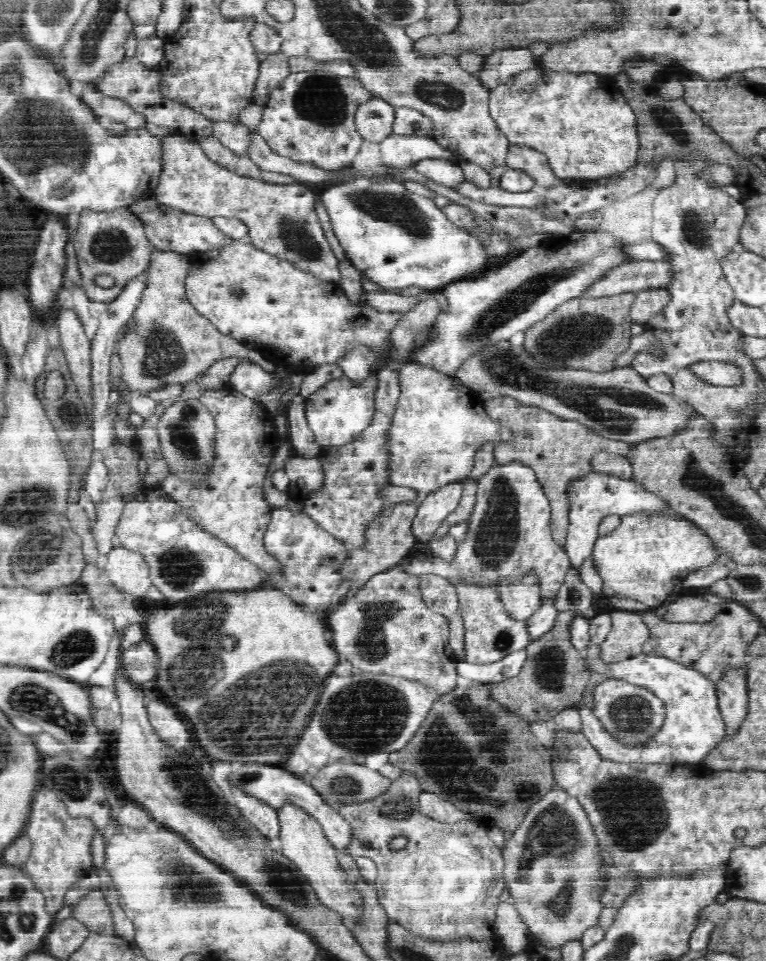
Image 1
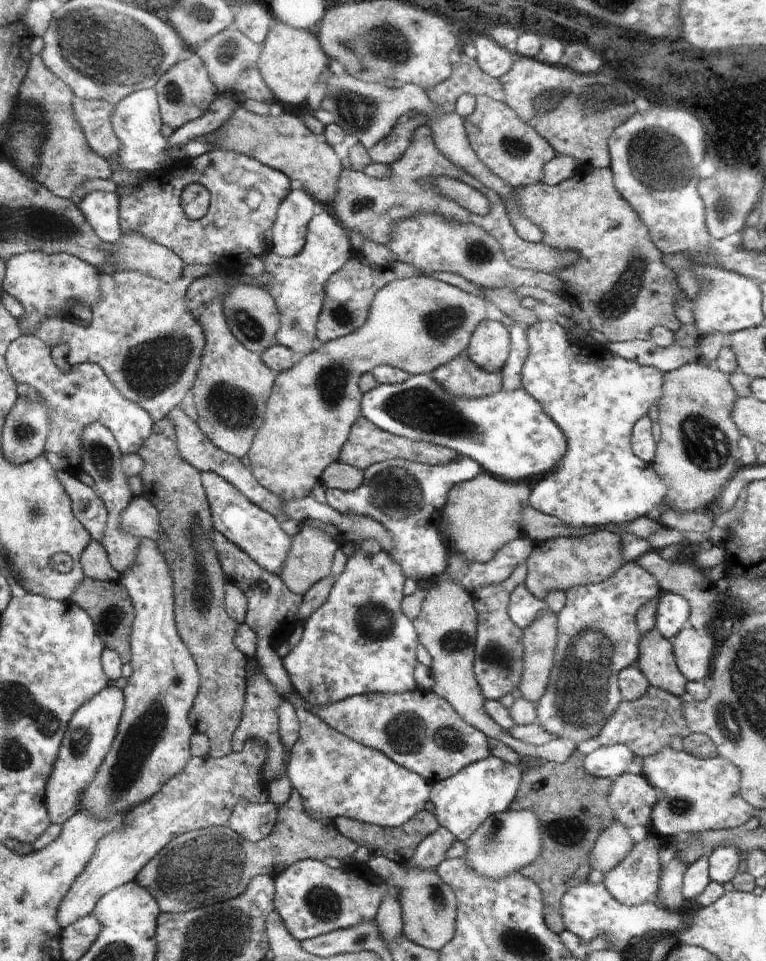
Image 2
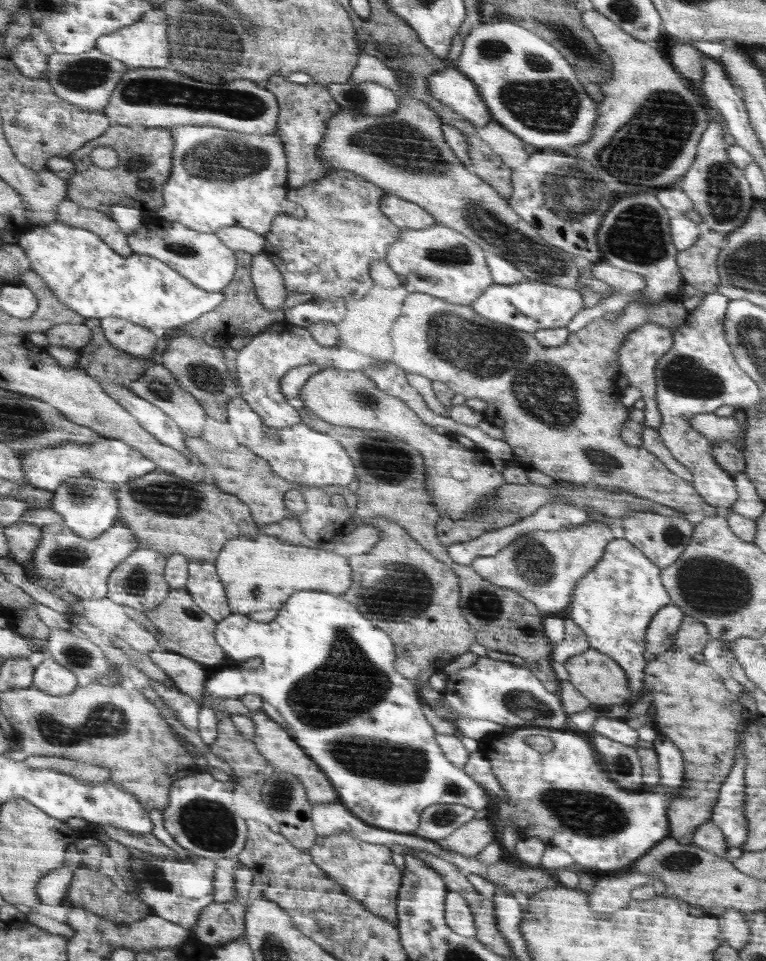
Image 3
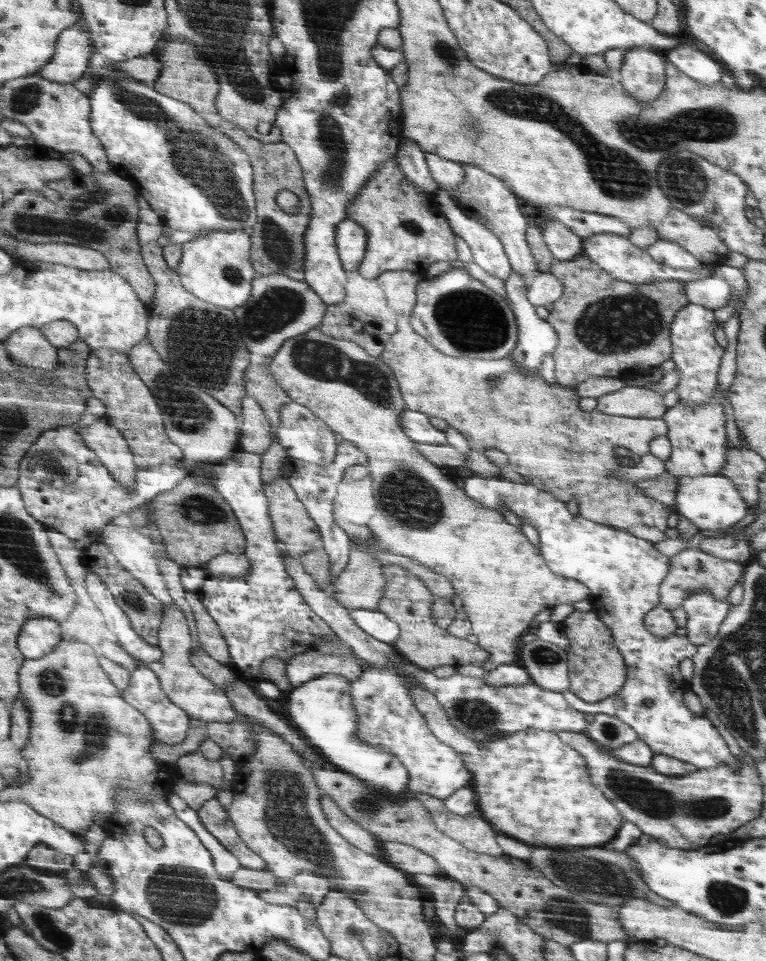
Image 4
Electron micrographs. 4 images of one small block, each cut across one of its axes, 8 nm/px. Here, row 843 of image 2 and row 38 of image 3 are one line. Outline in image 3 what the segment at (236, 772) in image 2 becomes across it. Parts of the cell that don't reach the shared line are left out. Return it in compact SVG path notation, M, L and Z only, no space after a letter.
M162 8L151 10L144 15L140 22L122 28L118 32L102 36L97 48L109 56L114 56L117 60L122 60L130 66L131 70L136 68L169 68L172 65L174 55L170 38L170 15Z

